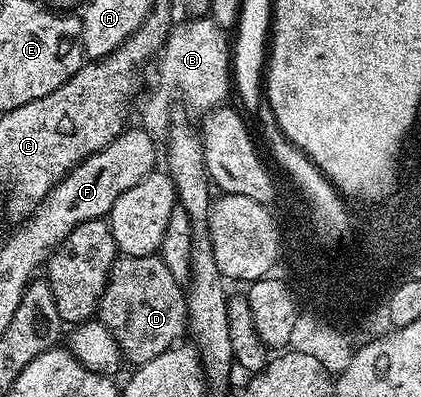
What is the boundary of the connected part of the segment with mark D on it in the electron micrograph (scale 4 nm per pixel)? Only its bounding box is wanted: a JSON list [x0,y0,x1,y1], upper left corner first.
[98,254,188,365]

